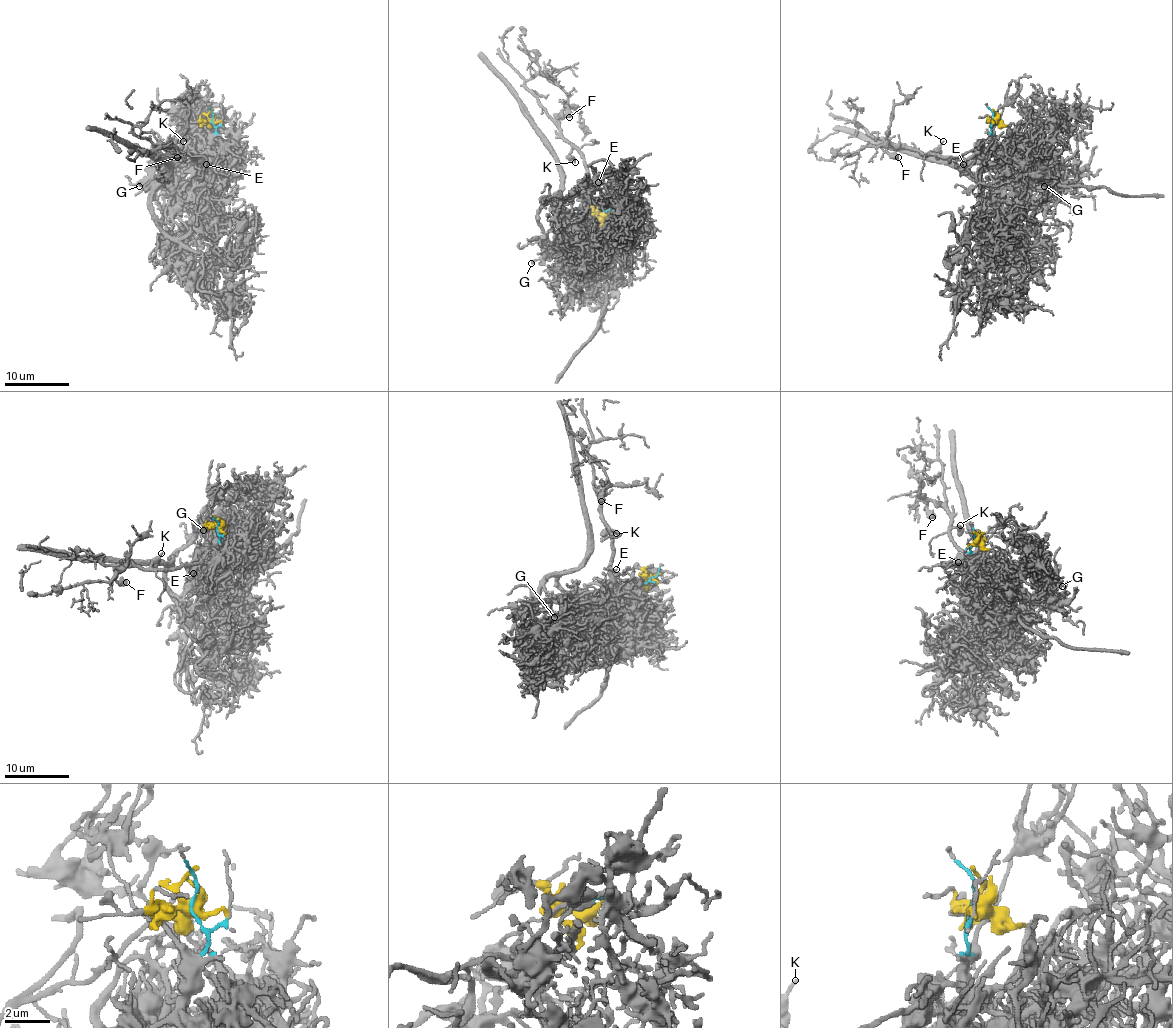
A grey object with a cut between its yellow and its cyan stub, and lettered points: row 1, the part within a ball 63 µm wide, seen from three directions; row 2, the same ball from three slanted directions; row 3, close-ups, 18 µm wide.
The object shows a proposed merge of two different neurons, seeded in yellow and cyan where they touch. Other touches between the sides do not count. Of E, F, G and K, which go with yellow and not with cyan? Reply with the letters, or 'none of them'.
G

